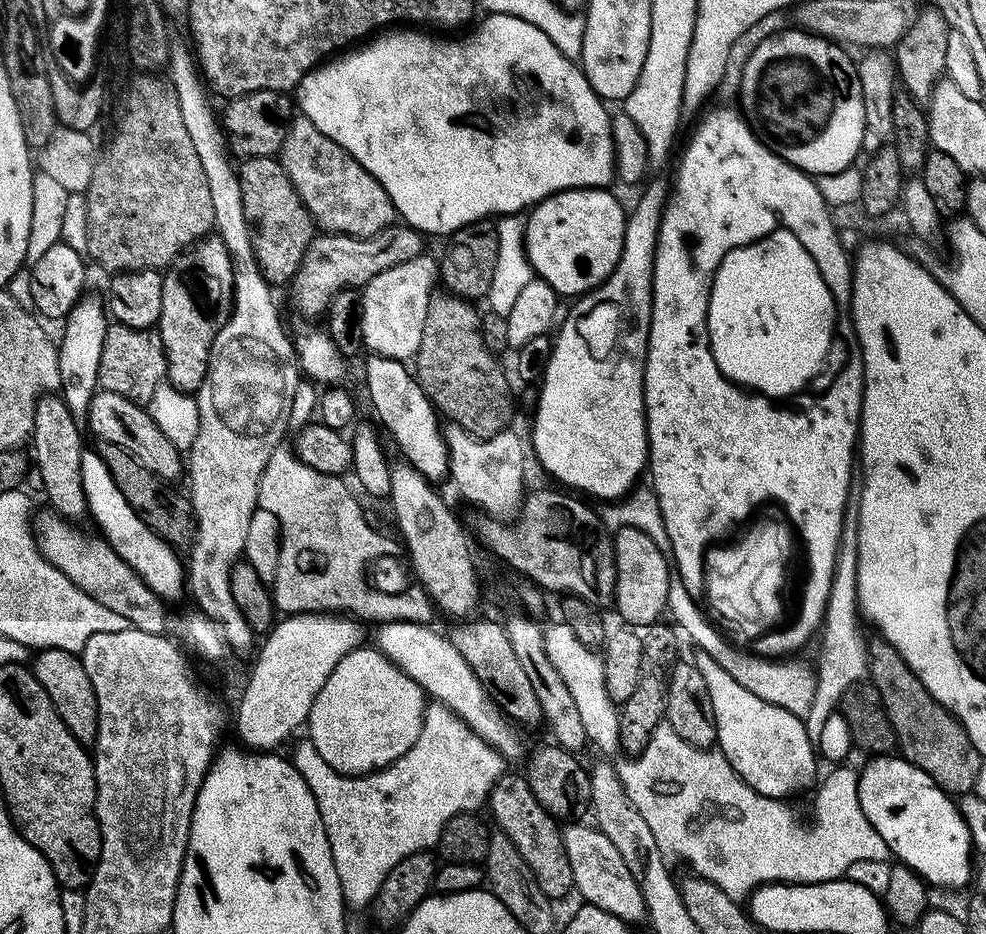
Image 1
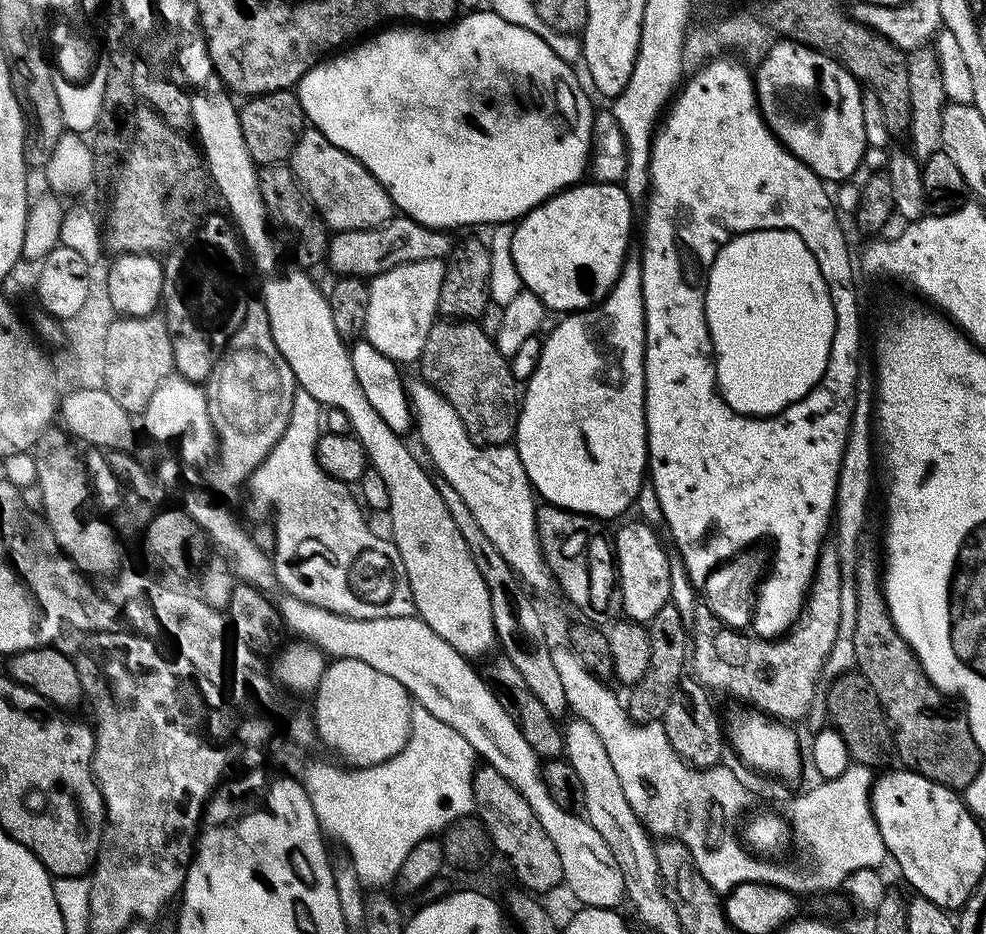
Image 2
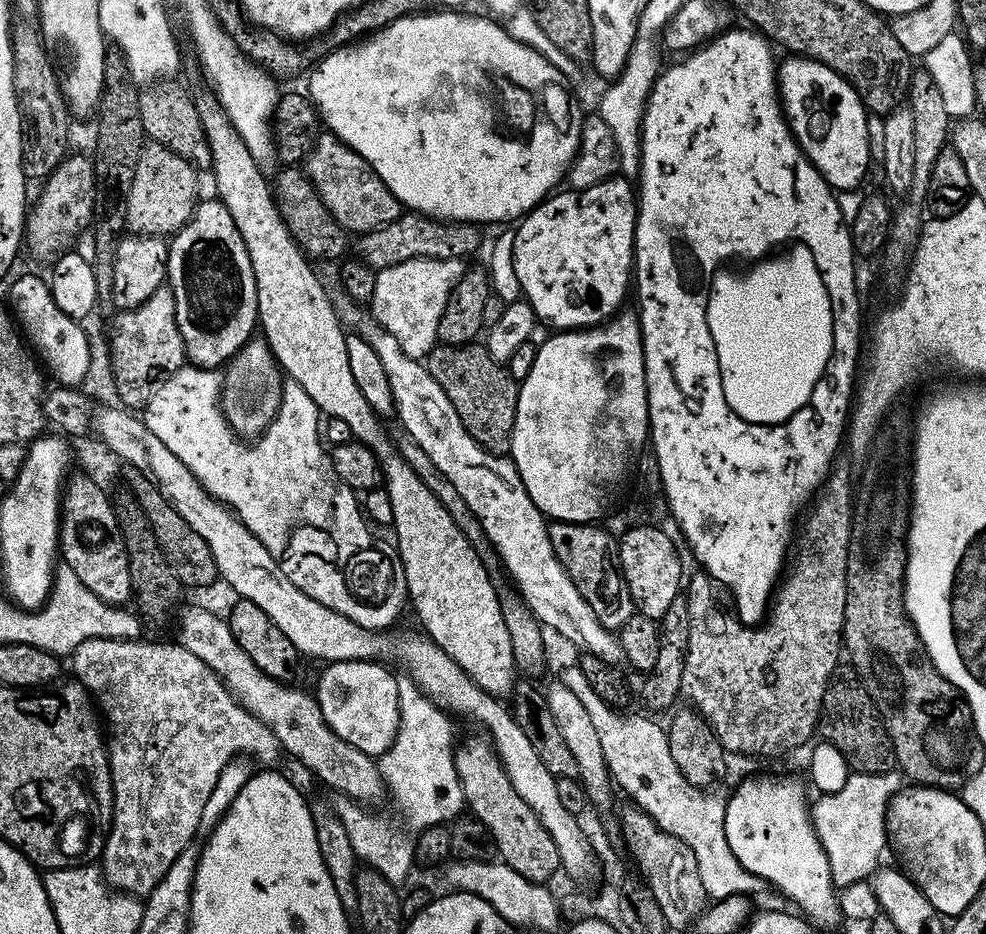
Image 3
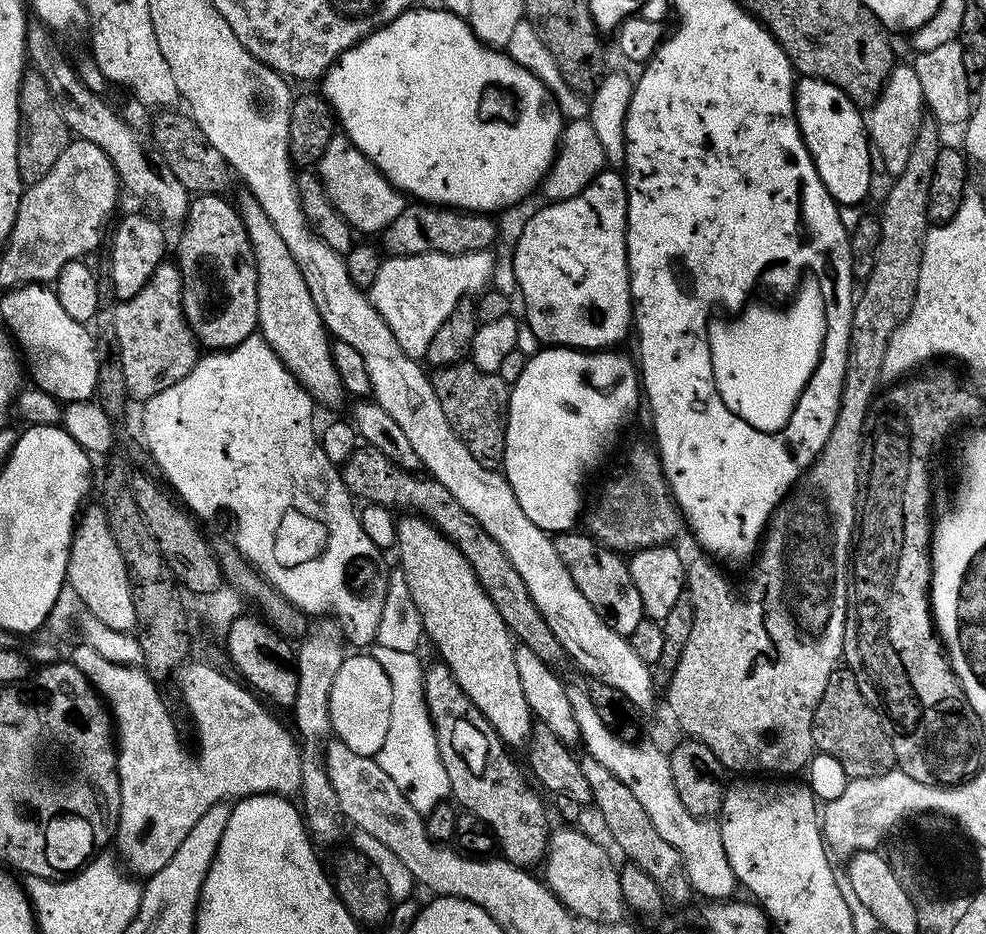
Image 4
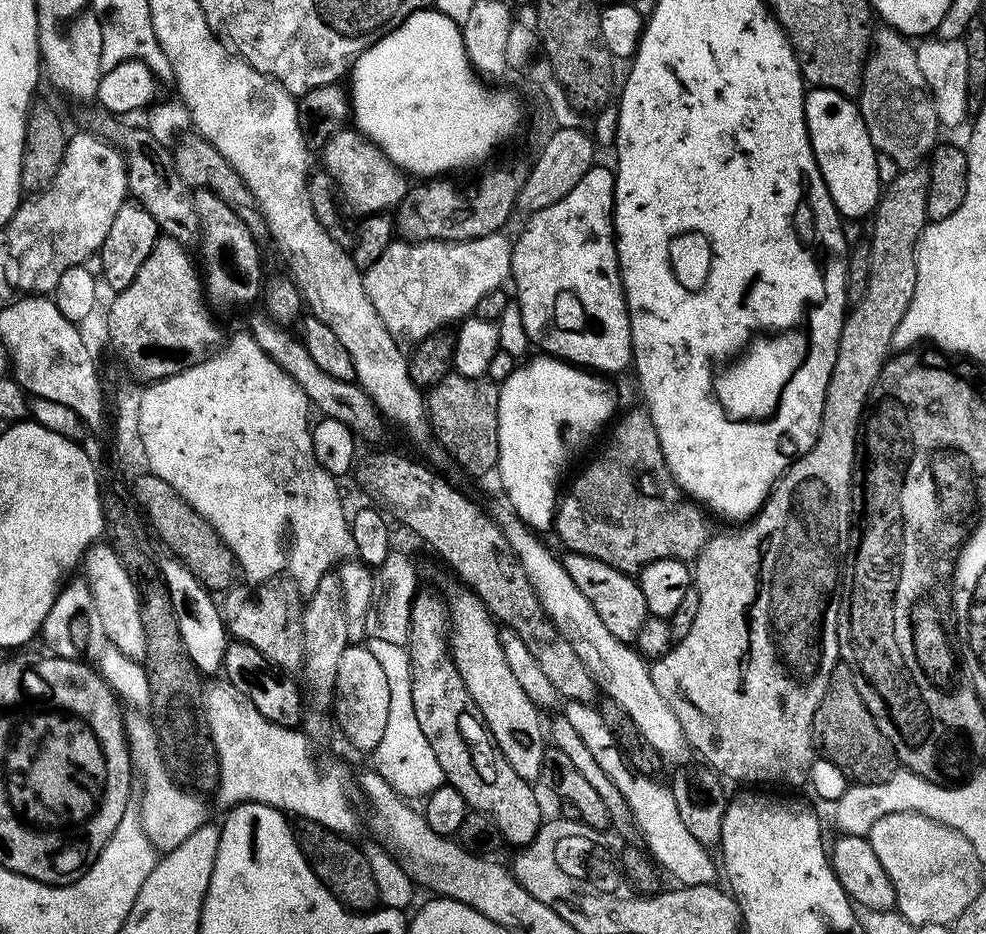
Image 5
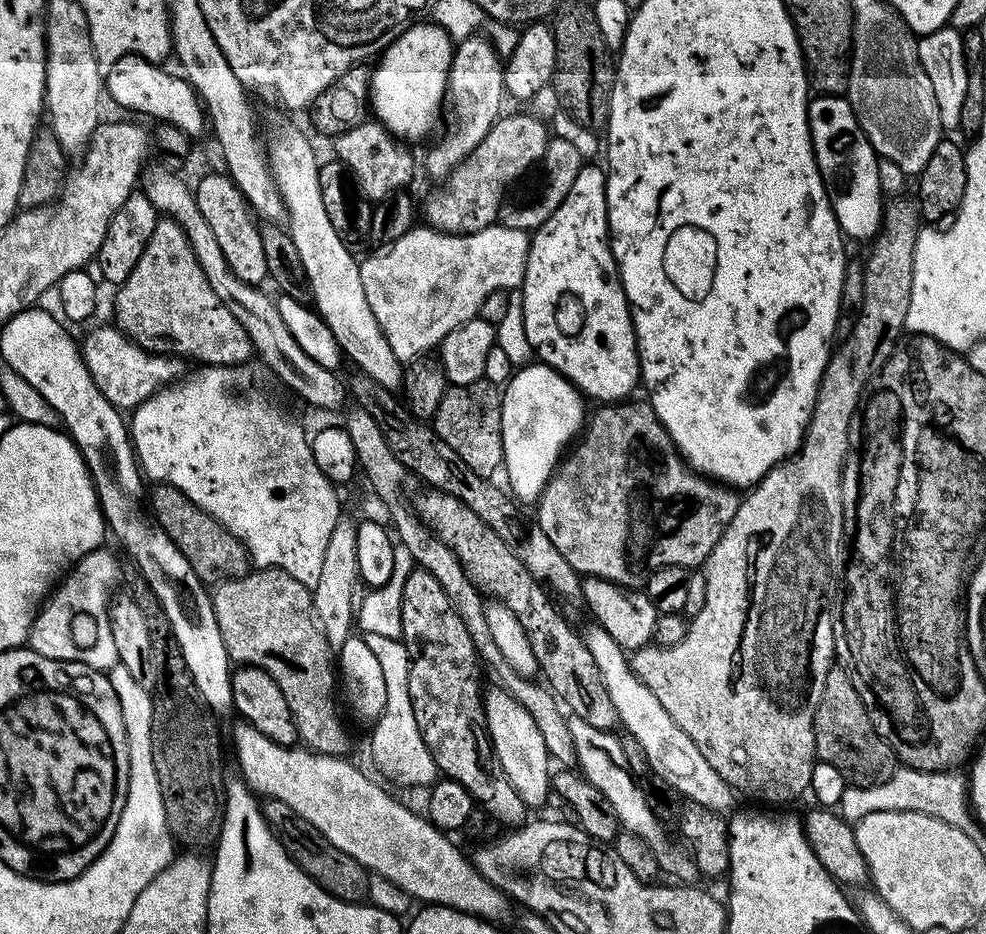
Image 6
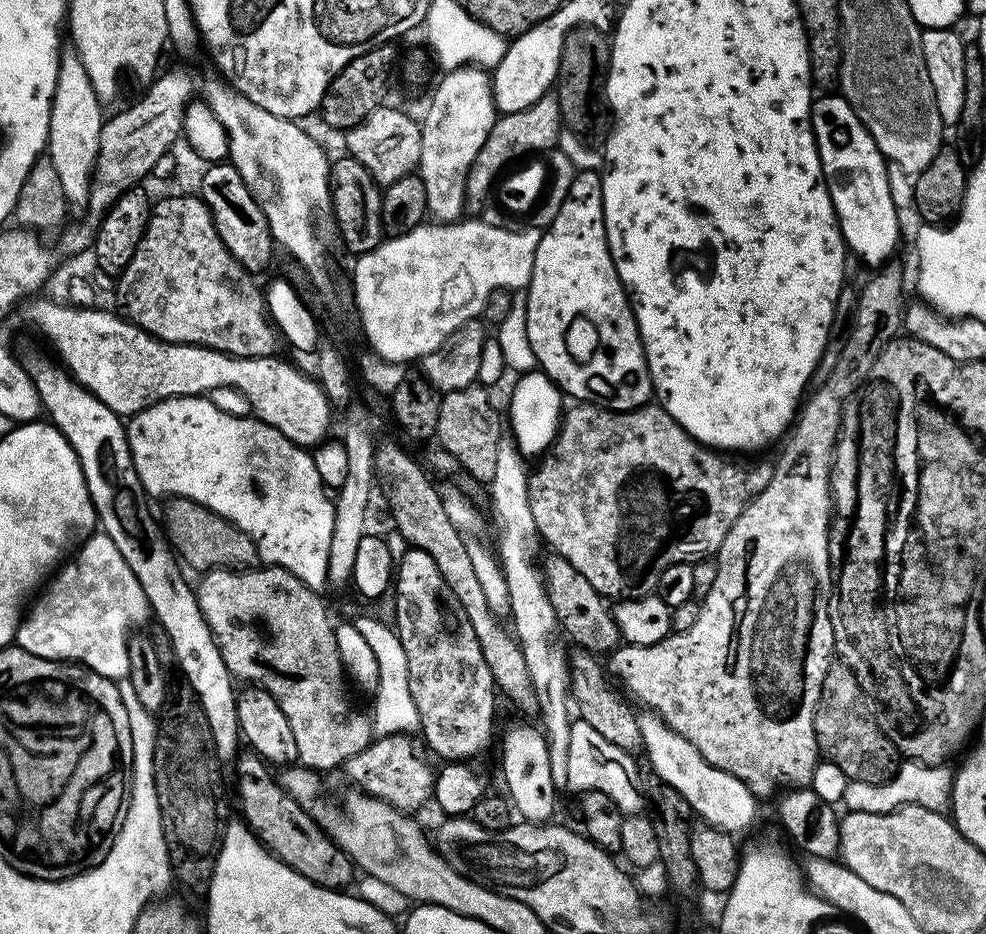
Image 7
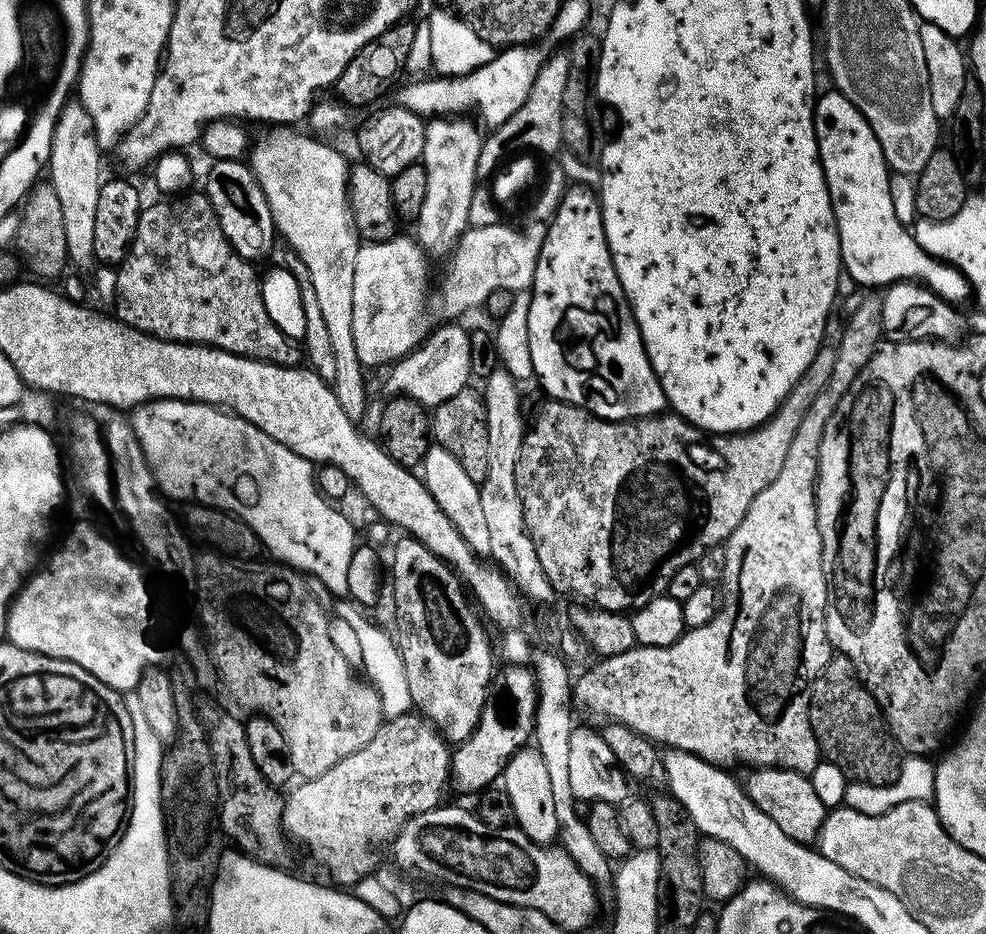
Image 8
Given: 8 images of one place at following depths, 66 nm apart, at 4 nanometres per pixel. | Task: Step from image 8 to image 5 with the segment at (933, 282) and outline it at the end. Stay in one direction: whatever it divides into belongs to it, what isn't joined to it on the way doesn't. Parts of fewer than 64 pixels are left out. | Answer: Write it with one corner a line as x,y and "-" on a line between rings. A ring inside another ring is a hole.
813,87
804,98
804,117
816,165
837,212
845,221
871,217
882,185
876,165
877,151
870,142
857,101
829,88

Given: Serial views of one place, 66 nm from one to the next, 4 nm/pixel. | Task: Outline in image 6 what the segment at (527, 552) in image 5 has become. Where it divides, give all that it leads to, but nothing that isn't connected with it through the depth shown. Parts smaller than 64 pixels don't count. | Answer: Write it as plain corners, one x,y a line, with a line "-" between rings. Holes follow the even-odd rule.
592,626
589,632
585,631
583,637
586,650
594,654
594,663
602,673
606,690
610,690
610,702
614,702
616,716
622,728
624,724
623,731
633,736
642,750
646,750
651,771
657,772
674,791
681,792
685,801
701,804
721,814
727,813
734,790
714,770
714,766
710,766
710,762
702,758
702,750
686,734
686,730
682,730
682,726
678,726
678,722
674,722
674,718
666,714
662,702
658,702
658,698
654,698
654,694
650,694
648,687
636,677
625,649
620,648
618,642
614,642
614,638
610,638
610,634
606,634
606,630
598,626

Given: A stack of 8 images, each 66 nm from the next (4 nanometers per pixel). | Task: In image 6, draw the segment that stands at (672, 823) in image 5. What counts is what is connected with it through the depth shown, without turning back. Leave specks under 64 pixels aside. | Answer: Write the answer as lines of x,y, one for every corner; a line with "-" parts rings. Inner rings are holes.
572,716
568,721
570,734
573,735
574,750
576,751
576,761
579,771
587,778
591,784
606,798
610,798
610,803
614,805
614,814
618,814
620,826
623,831
632,832
644,839
656,852
657,862
660,864
660,872
669,872
672,876
677,876
677,881
692,882
697,879
696,863
692,861
691,855
683,847
675,848
668,841
668,836
664,833
664,828
660,825
661,817
654,811
653,805
648,804
642,789
636,785
636,780
631,771
619,759
612,760
610,753
604,749
606,733
590,726
590,722
582,722
582,718

